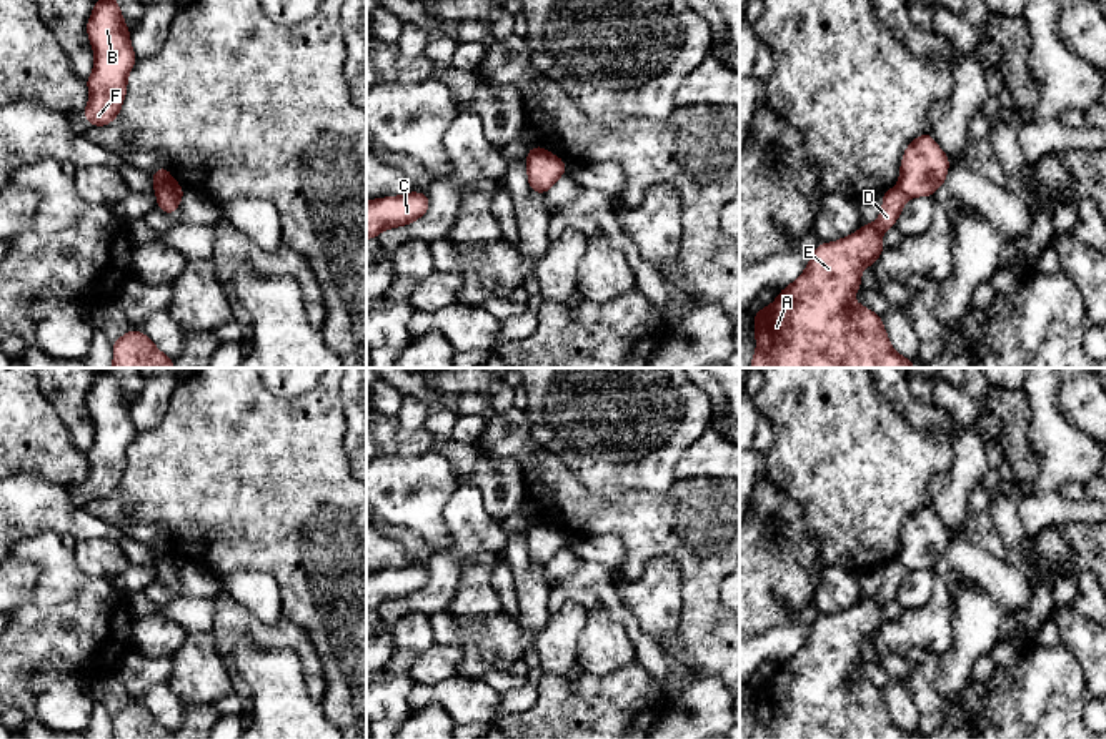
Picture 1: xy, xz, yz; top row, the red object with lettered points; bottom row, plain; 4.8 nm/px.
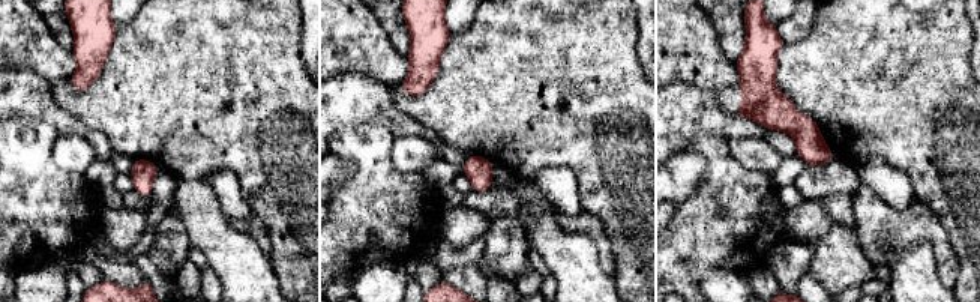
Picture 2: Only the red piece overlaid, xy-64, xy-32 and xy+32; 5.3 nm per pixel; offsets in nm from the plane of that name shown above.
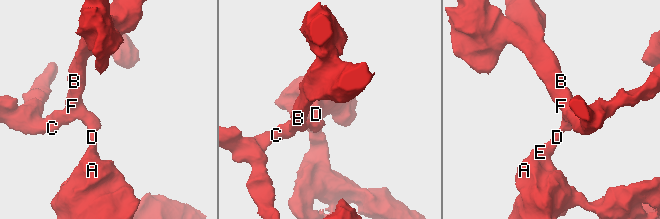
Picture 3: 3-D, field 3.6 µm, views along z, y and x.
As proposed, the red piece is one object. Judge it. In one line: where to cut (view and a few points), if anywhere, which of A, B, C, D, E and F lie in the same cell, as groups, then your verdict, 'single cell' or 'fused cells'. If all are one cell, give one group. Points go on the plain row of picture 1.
cut in xy along (157, 563), (179, 563), (182, 566); A D E / B C F; fused cells

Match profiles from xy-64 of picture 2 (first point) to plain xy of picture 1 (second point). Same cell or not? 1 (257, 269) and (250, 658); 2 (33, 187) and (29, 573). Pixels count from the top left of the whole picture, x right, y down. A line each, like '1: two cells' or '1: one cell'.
1: one cell
2: two cells

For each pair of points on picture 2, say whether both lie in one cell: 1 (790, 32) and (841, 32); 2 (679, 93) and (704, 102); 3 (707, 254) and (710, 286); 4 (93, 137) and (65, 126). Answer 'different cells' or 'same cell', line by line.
1: different cells
2: same cell
3: different cells
4: same cell

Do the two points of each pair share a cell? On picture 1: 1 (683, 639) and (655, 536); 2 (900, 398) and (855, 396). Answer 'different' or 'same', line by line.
1: same
2: different

